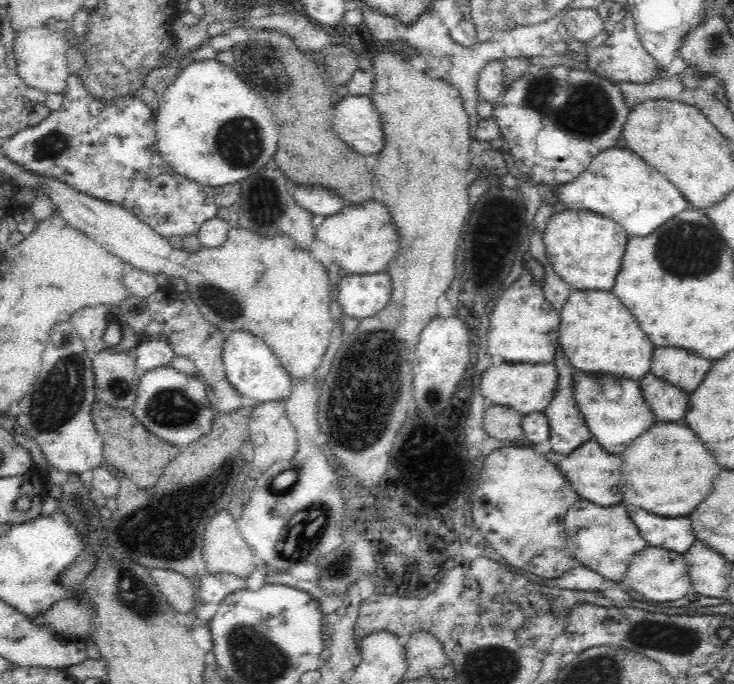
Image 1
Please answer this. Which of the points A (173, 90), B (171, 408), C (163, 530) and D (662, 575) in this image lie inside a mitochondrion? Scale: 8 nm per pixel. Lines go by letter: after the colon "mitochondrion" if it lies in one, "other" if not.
A: other
B: mitochondrion
C: mitochondrion
D: other

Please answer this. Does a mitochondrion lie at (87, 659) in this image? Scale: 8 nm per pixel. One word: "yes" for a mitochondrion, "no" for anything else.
no

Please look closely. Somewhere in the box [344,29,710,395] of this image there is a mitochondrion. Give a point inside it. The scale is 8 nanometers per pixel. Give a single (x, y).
(584, 109)

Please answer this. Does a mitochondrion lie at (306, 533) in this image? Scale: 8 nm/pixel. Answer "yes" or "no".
yes

